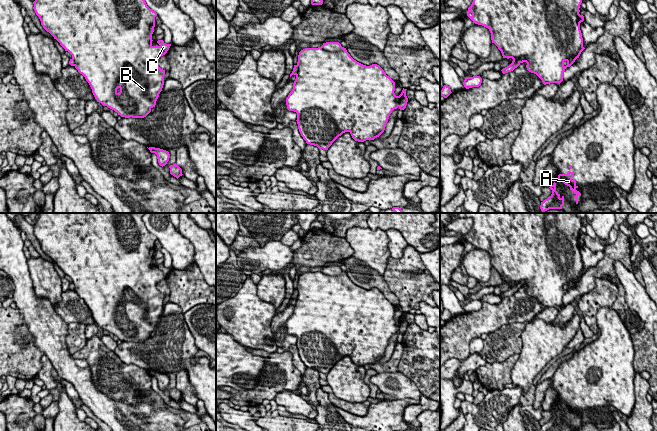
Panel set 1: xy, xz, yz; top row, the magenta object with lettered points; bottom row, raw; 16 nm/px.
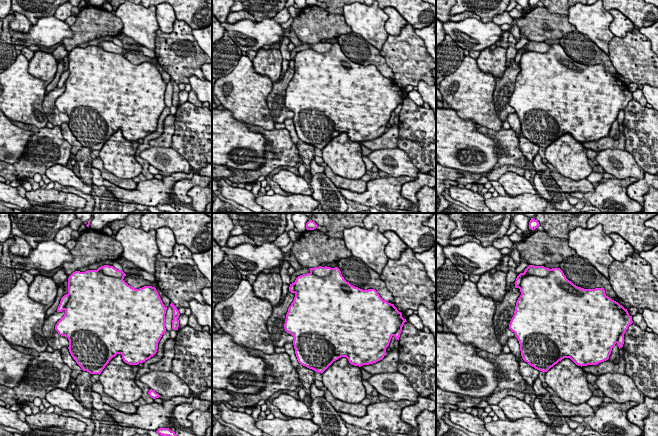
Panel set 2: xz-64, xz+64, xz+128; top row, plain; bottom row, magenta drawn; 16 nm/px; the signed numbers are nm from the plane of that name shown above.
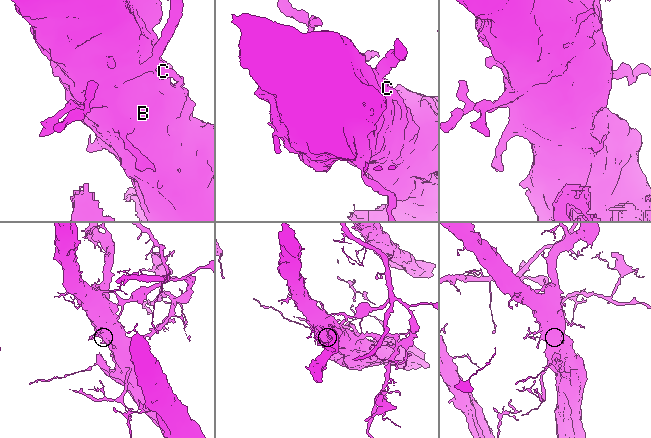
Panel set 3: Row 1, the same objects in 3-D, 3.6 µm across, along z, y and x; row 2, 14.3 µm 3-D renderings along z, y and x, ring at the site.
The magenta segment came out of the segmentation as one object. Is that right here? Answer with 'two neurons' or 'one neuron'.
two neurons

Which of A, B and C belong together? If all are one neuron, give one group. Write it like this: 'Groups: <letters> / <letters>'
Groups: A B / C

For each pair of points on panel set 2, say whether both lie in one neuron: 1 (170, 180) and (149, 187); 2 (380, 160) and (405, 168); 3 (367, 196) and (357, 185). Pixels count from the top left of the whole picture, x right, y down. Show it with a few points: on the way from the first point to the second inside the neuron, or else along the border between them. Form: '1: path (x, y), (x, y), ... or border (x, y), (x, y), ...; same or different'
1: path (165, 185), (163, 187), (154, 187); same
2: path (386, 161), (394, 161), (399, 164); same
3: border (367, 182), (367, 187), (362, 192), (340, 188); different

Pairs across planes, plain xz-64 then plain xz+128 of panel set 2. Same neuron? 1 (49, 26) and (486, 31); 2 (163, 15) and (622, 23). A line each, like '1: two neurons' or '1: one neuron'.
1: one neuron
2: one neuron

